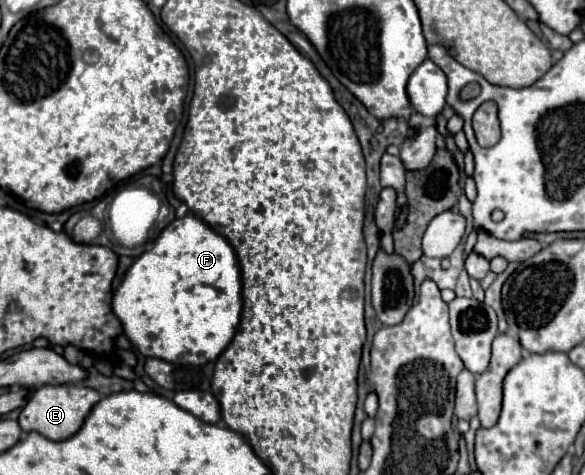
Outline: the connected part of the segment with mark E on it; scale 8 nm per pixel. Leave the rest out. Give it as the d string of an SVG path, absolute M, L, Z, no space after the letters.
M63 384L63 386L41 386L37 388L25 408L19 414L19 424L25 432L39 432L49 440L61 442L77 434L91 412L91 408L101 400L99 392L87 386L75 386L75 384Z

